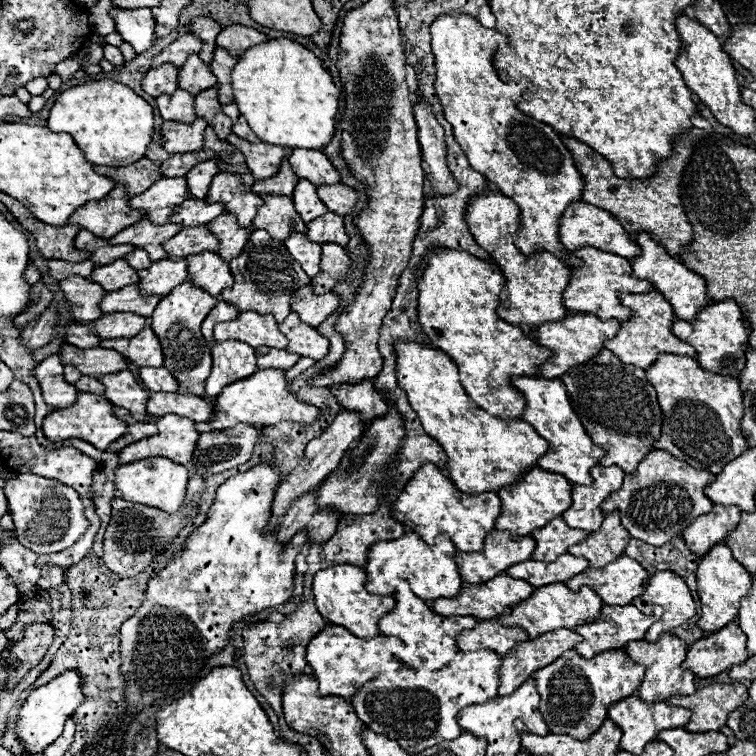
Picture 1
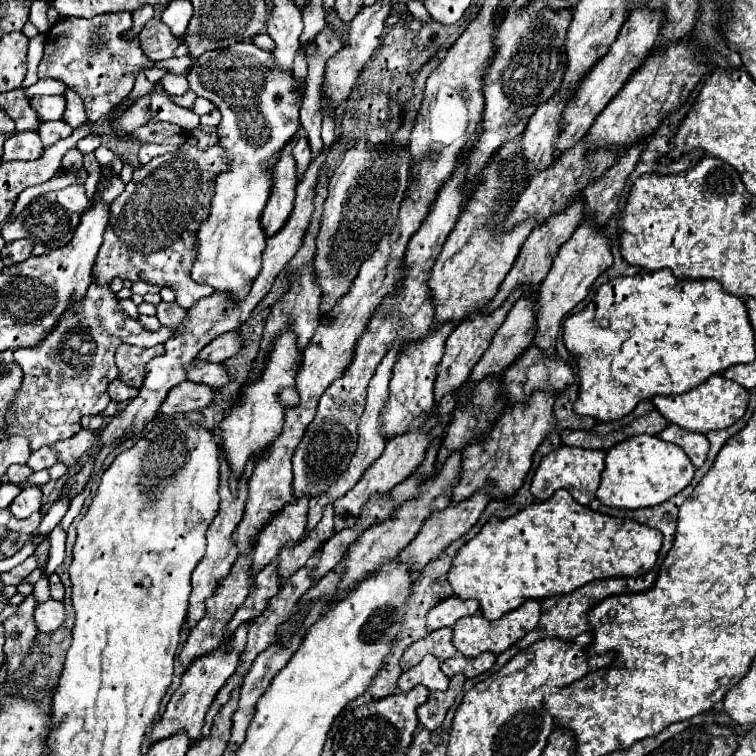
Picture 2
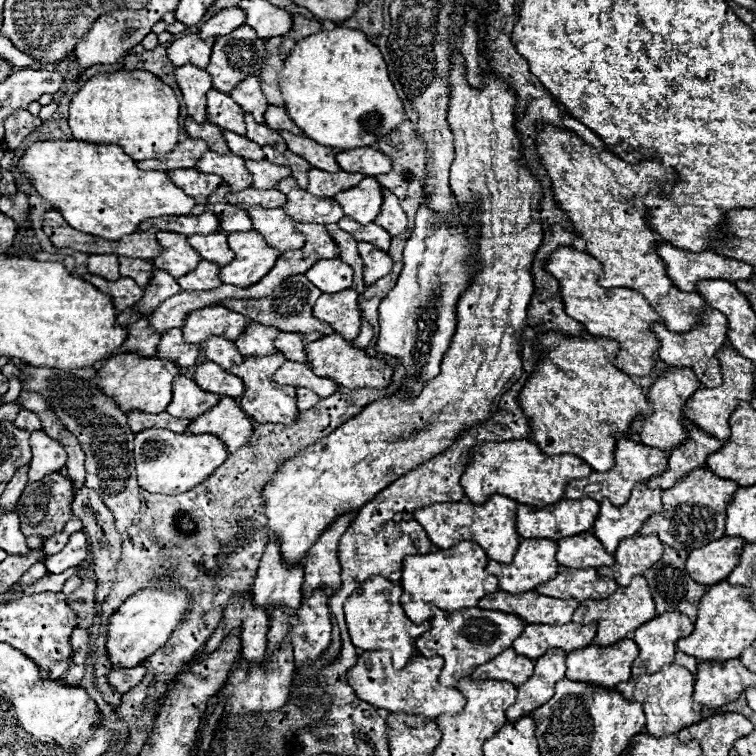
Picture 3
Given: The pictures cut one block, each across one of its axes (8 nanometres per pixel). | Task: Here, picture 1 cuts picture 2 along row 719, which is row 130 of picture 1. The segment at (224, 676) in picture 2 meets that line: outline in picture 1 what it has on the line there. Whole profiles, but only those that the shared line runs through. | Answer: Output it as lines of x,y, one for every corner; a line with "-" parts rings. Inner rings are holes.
196,118
190,124
184,122
164,122
162,124
162,140
164,148
170,154
186,154
186,152
198,152
204,146
204,130
206,130
206,120

